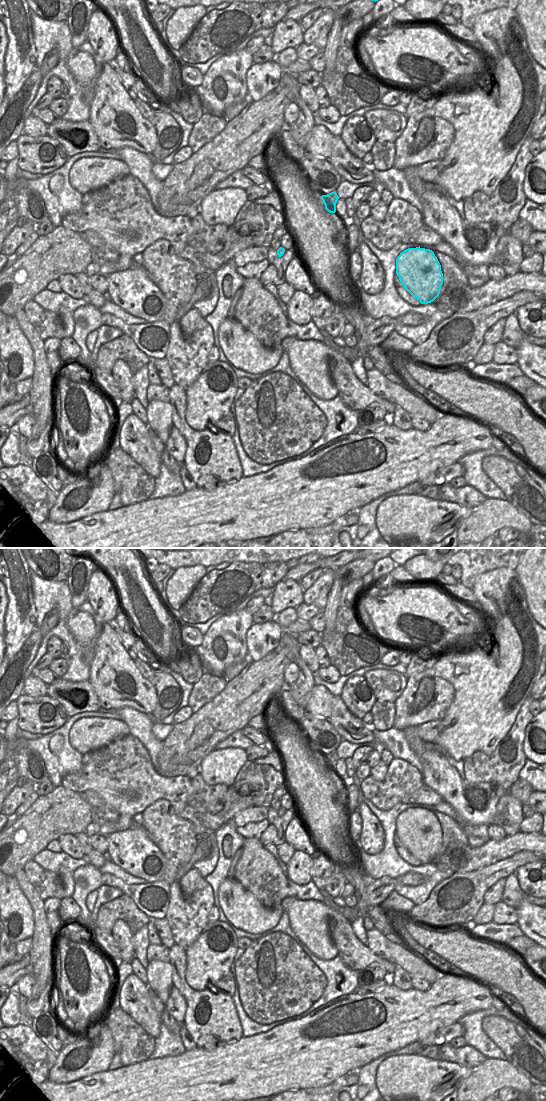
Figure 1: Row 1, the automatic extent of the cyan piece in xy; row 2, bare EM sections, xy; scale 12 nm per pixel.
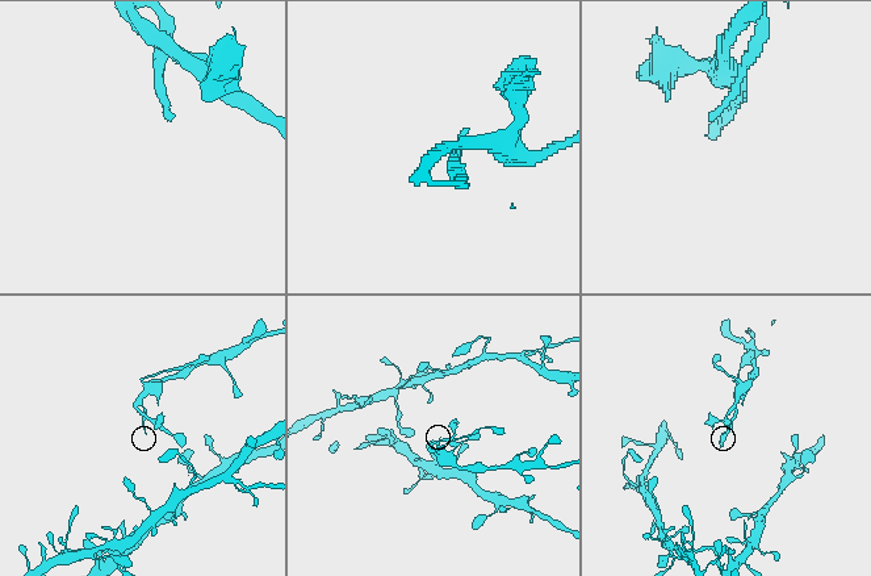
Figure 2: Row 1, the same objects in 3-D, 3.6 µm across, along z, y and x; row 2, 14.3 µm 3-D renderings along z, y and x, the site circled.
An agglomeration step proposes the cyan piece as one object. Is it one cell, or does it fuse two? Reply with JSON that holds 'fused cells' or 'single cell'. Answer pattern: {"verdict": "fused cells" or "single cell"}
{"verdict": "fused cells"}

